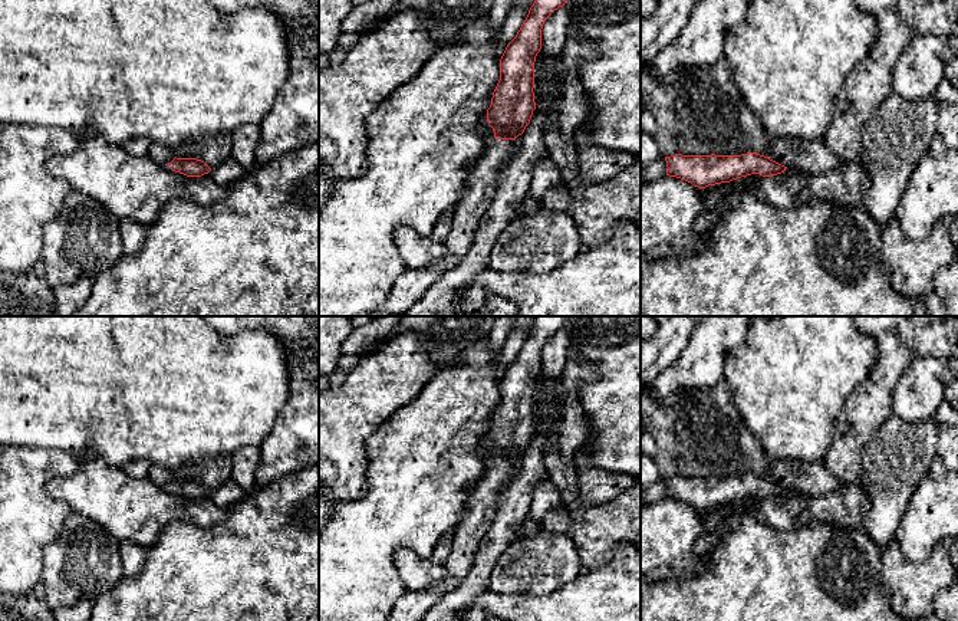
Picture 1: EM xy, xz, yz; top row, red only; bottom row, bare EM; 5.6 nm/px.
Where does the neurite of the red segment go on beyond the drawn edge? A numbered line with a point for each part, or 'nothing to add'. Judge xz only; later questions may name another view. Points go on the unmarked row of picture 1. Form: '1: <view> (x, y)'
1: xz (480, 511)

